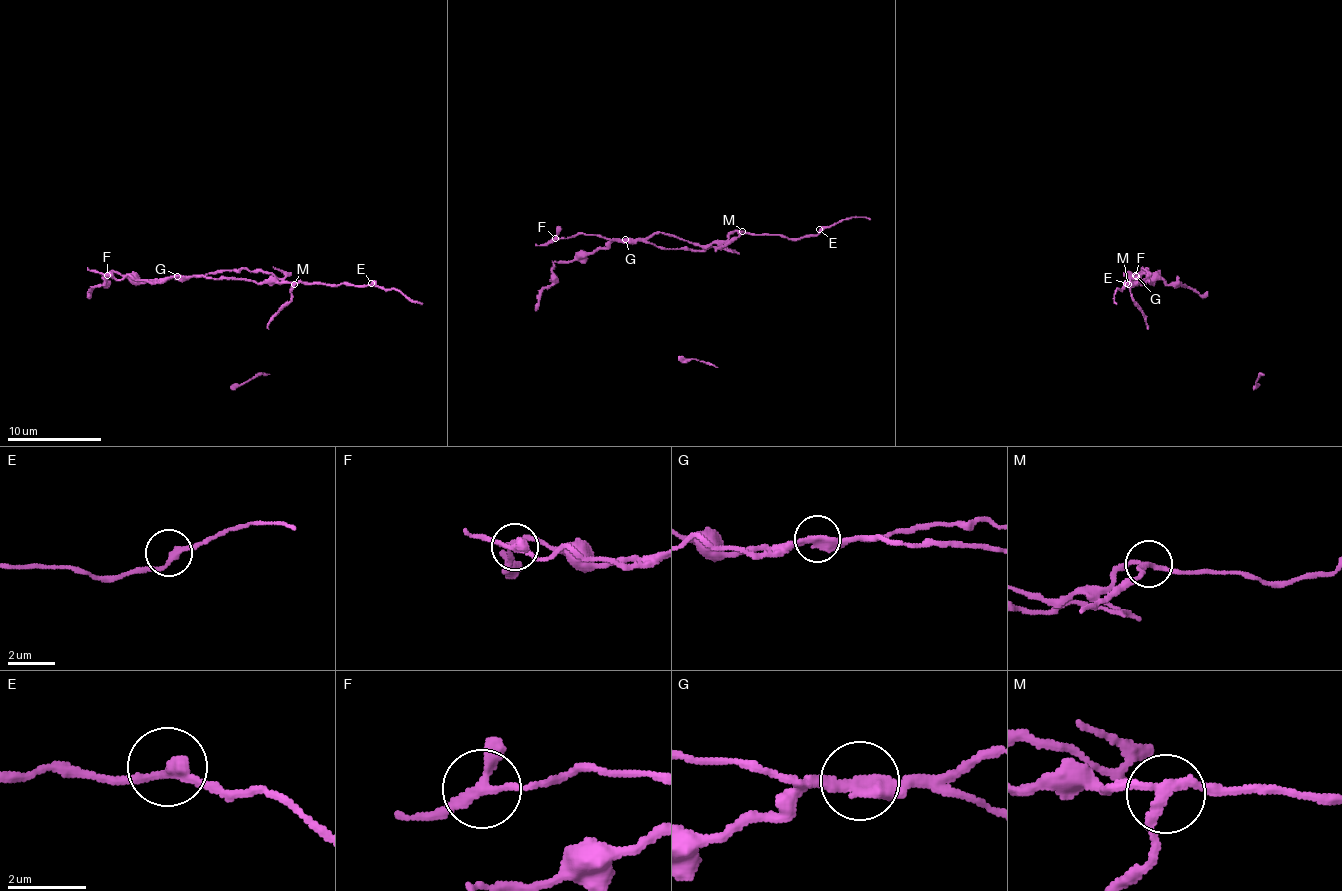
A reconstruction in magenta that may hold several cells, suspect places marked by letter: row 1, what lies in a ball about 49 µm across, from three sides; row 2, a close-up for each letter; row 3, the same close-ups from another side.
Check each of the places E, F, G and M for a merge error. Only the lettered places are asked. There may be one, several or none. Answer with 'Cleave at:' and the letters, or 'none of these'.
Cleave at: G, M

